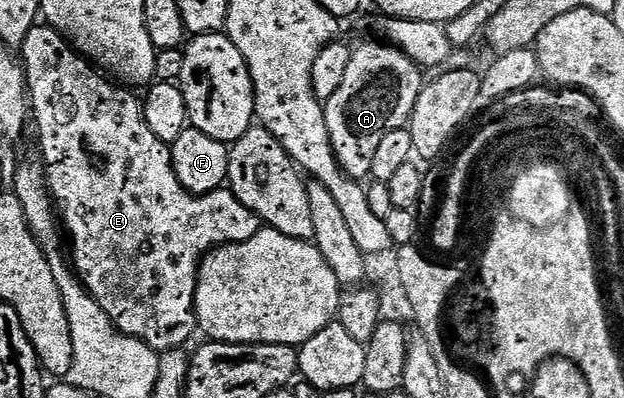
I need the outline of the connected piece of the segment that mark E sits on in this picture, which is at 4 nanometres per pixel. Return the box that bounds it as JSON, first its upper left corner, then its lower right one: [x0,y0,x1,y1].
[19,23,263,351]

